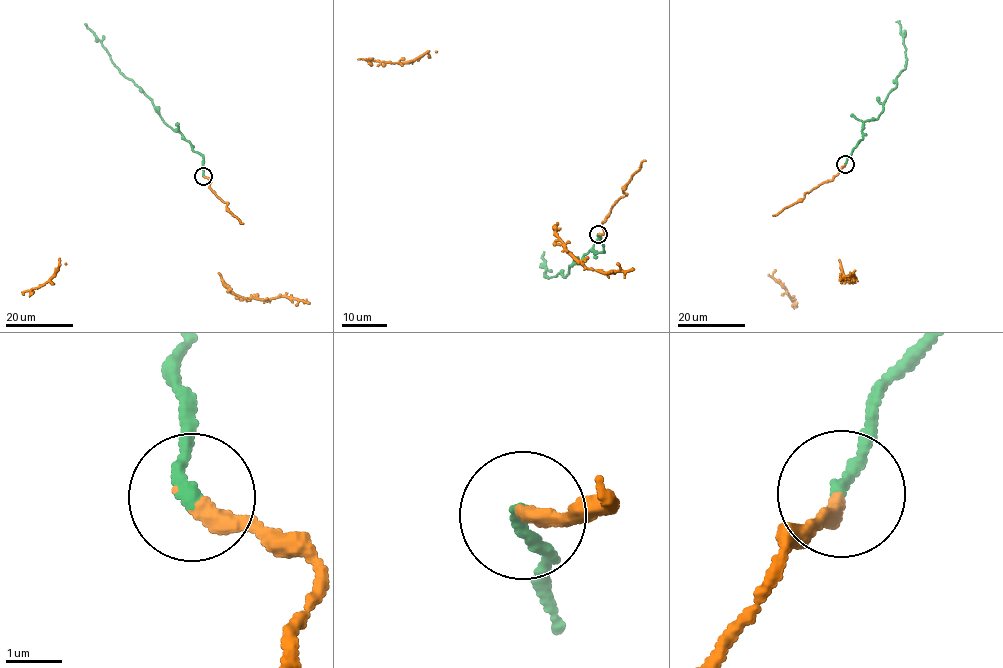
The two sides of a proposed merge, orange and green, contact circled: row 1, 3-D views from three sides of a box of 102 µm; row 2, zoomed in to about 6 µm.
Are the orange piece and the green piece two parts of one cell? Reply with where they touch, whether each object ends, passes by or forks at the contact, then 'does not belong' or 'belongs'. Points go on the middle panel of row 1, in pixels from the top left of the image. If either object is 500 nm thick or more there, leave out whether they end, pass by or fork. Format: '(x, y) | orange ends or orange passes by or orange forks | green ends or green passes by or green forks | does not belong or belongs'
(598, 234) | orange ends | green ends | belongs

